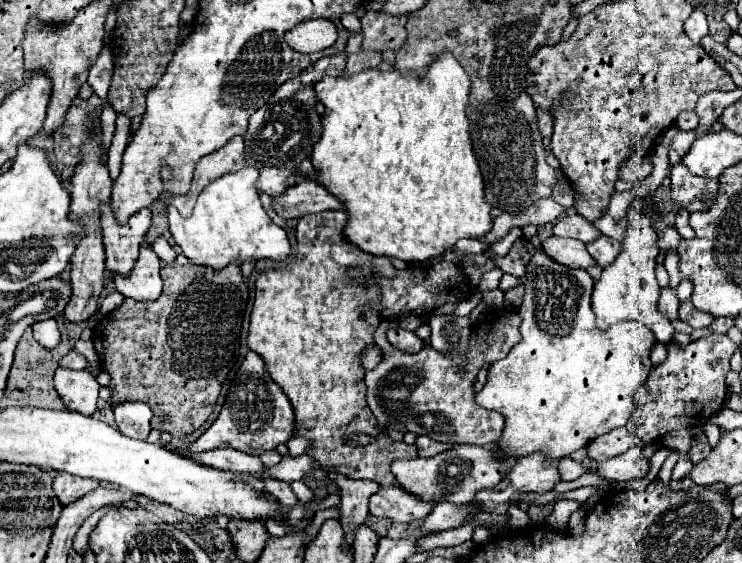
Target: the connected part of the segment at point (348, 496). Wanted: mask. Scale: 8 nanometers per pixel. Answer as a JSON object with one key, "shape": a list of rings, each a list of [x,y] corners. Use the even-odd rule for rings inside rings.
{"shape":[[[334,473],[334,475],[328,475],[340,489],[340,495],[342,495],[342,503],[340,503],[340,523],[344,527],[344,533],[346,533],[346,539],[348,539],[348,545],[352,545],[352,533],[354,533],[354,527],[364,523],[366,515],[368,515],[368,499],[370,495],[374,495],[380,485],[374,483],[374,481],[368,481],[368,479],[350,479],[342,473]]]}

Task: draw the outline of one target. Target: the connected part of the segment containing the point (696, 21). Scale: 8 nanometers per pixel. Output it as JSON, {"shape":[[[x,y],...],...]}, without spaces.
{"shape":[[[694,11],[686,23],[684,23],[684,31],[686,35],[694,41],[694,43],[700,43],[706,35],[708,35],[708,21],[706,21],[706,15],[702,11]]]}

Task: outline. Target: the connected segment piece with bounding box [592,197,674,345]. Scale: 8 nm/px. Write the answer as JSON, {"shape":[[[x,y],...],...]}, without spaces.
{"shape":[[[644,197],[644,199],[636,199],[628,205],[628,225],[626,225],[626,233],[622,239],[622,251],[620,255],[614,259],[612,265],[604,267],[602,277],[594,283],[594,293],[592,293],[592,311],[596,315],[596,325],[600,325],[602,329],[608,329],[610,325],[618,323],[618,321],[640,321],[644,325],[648,325],[648,329],[652,329],[654,337],[660,343],[668,343],[674,337],[674,327],[666,317],[658,317],[658,309],[656,309],[656,299],[660,295],[660,287],[654,275],[654,267],[656,267],[656,255],[658,245],[656,245],[656,229],[654,229],[654,219],[652,215],[648,215],[644,211],[646,205],[652,205],[654,209],[658,207],[654,197]]]}

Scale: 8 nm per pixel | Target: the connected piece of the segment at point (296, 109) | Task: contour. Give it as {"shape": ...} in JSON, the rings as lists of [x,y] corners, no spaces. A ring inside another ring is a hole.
{"shape":[[[336,53],[332,57],[322,57],[318,63],[308,67],[296,79],[282,83],[268,103],[260,107],[252,117],[248,131],[244,135],[244,155],[246,163],[260,167],[260,189],[272,197],[282,195],[288,189],[288,177],[298,175],[300,165],[306,157],[312,155],[312,147],[320,139],[320,115],[316,113],[316,93],[314,83],[326,75],[342,75],[346,69],[346,53]],[[338,69],[338,73],[332,73]]]}

